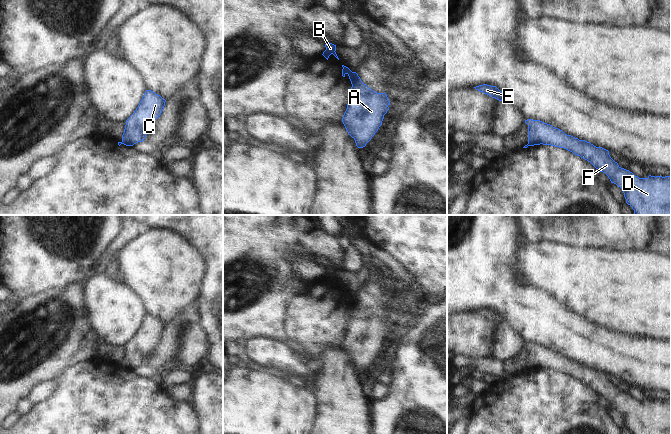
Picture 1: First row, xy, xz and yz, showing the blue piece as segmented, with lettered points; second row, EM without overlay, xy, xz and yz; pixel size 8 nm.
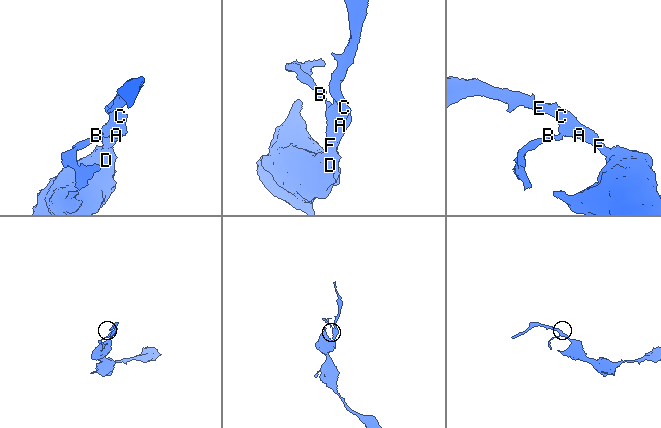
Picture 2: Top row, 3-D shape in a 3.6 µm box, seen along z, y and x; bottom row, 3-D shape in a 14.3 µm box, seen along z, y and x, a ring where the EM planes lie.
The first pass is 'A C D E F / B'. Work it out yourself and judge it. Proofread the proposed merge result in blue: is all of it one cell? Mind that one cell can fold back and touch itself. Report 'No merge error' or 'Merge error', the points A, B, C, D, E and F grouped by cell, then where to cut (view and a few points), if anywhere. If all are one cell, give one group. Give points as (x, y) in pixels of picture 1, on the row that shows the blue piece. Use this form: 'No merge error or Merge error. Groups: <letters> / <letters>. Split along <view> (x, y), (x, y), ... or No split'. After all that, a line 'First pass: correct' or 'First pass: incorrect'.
Merge error. Groups: A C D E F / B. Split along xz (355, 72), (354, 78), (351, 81).
First pass: correct

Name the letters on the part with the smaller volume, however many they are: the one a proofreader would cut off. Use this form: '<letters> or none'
B

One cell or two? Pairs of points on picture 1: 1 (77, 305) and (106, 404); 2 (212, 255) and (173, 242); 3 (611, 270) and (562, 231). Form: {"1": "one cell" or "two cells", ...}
{"1": "two cells", "2": "two cells", "3": "two cells"}

